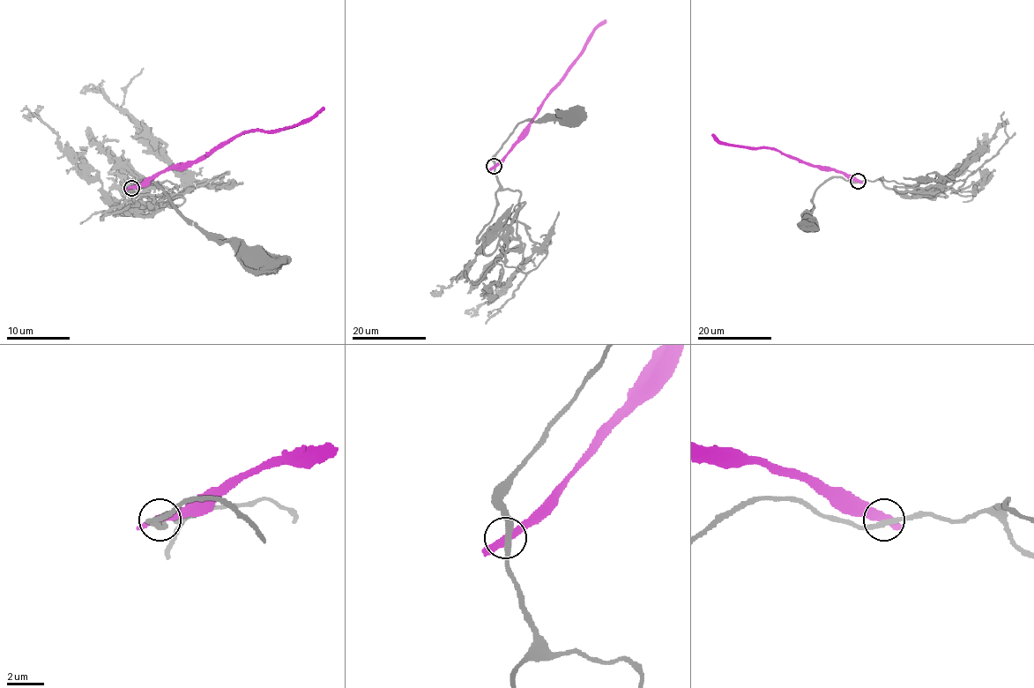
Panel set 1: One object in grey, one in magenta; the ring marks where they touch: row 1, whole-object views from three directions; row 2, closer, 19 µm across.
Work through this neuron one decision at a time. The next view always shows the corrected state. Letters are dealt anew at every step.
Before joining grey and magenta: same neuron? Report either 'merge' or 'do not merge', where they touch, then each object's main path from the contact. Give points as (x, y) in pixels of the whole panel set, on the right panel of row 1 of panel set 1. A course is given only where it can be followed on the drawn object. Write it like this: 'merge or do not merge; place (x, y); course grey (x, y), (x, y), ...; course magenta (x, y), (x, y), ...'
do not merge; place (858, 181); course grey (859, 181), (854, 183), (841, 177), (830, 177), (815, 190), (810, 199), (814, 206), (810, 224); course magenta (859, 181), (768, 147), (725, 145), (712, 135)

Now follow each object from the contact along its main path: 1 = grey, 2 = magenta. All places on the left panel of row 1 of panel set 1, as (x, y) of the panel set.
1: (132, 188), (140, 181), (152, 181), (189, 220), (207, 232), (219, 234), (241, 256), (261, 262)
2: (130, 188), (148, 183), (158, 173), (192, 162), (224, 141), (249, 130), (278, 130), (299, 125), (324, 108)

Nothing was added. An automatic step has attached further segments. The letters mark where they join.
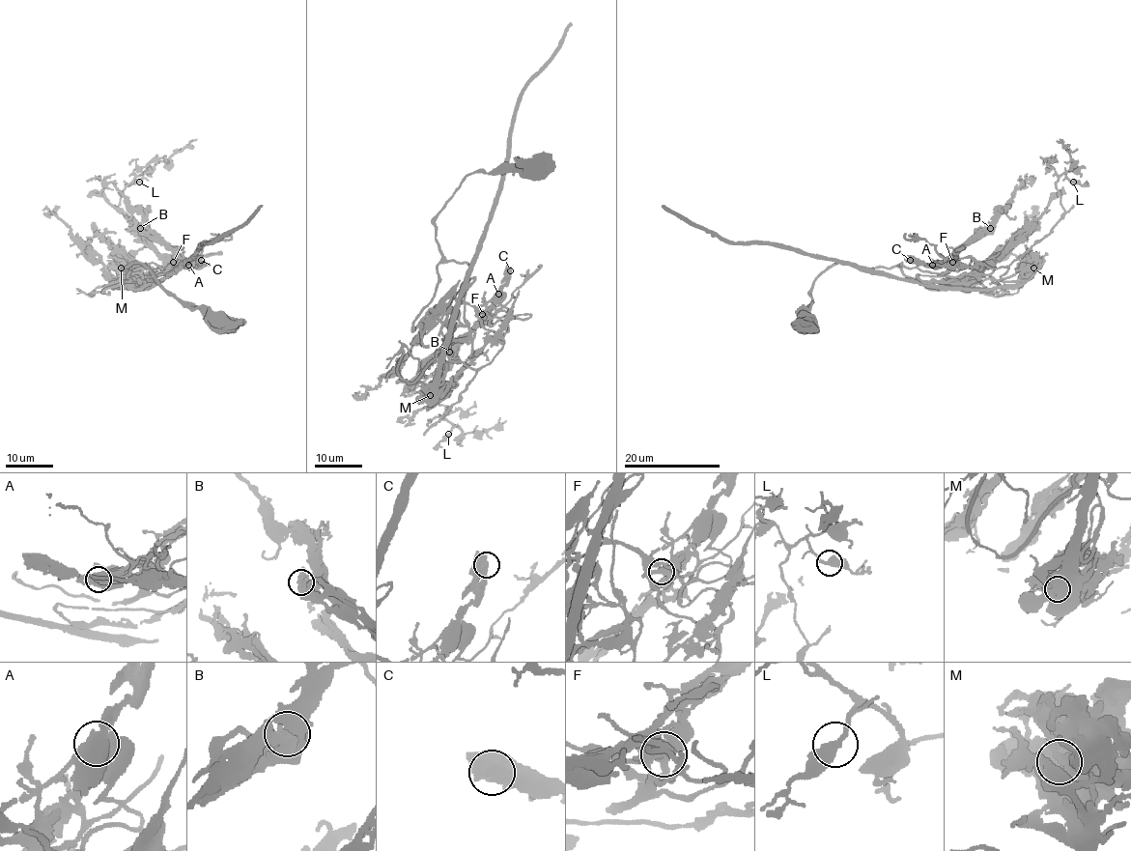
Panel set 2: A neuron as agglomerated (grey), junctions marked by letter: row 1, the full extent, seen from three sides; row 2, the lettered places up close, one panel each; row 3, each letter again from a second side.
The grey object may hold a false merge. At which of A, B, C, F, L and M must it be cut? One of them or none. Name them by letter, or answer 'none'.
M

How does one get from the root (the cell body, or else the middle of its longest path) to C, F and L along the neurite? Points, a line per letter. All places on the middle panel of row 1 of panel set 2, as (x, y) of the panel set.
C: (532, 169), (467, 174), (435, 220), (440, 254), (469, 266), (456, 298), (476, 308), (486, 304), (510, 270)
F: (532, 169), (467, 174), (435, 220), (440, 254), (469, 266), (455, 297), (482, 314)
L: (532, 169), (467, 174), (435, 220), (440, 254), (469, 266), (449, 359), (476, 370), (427, 424), (449, 435)

